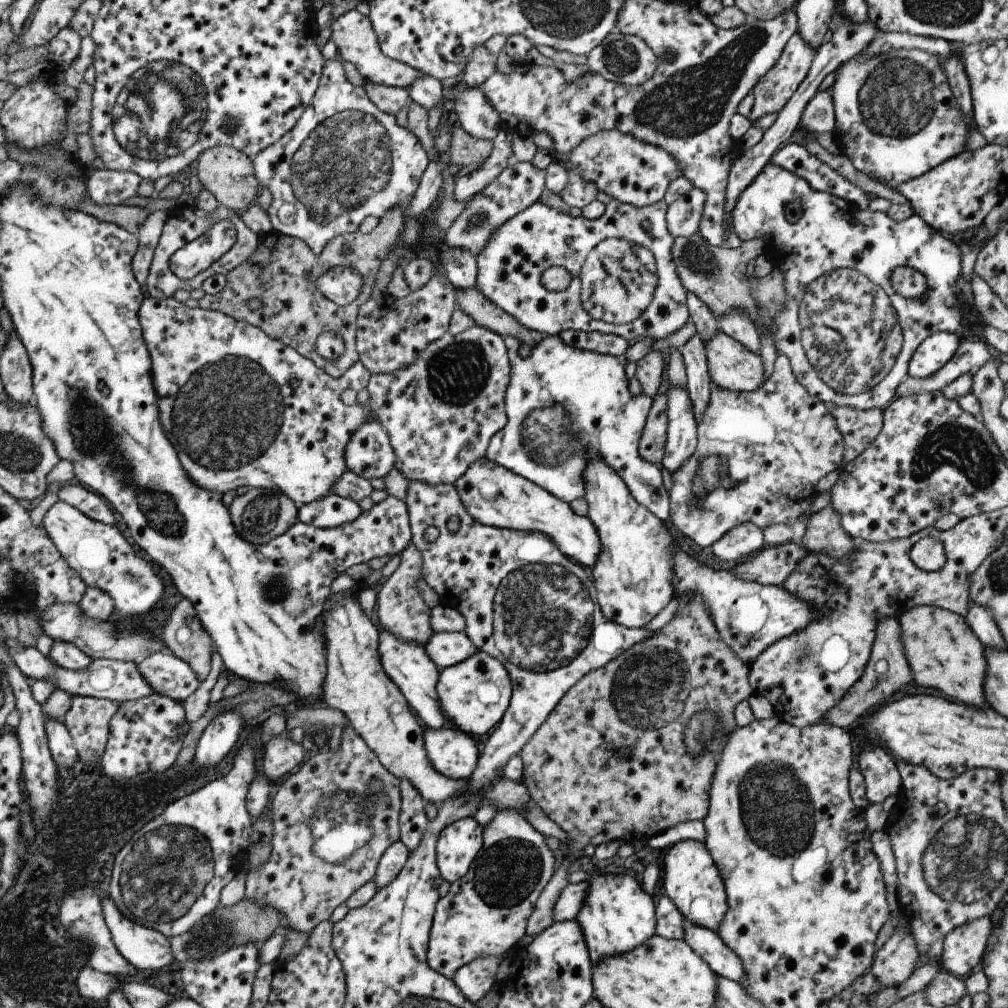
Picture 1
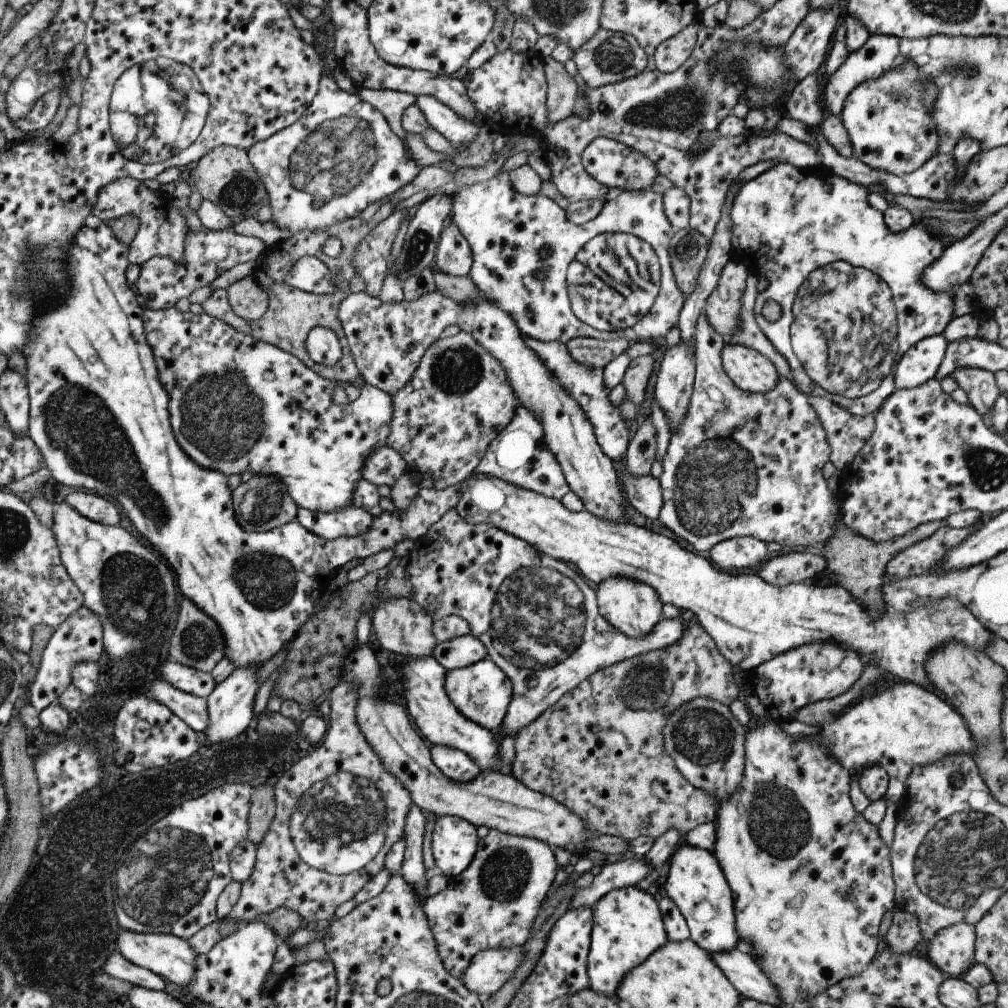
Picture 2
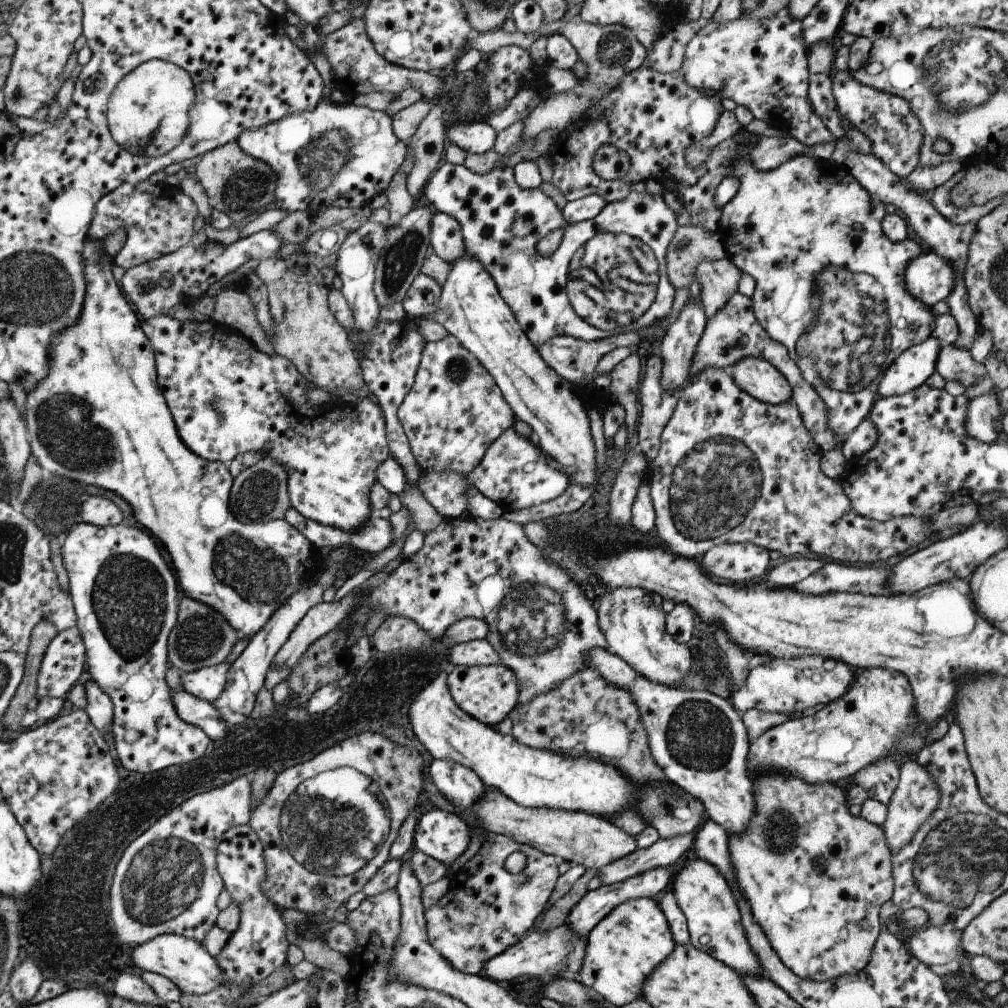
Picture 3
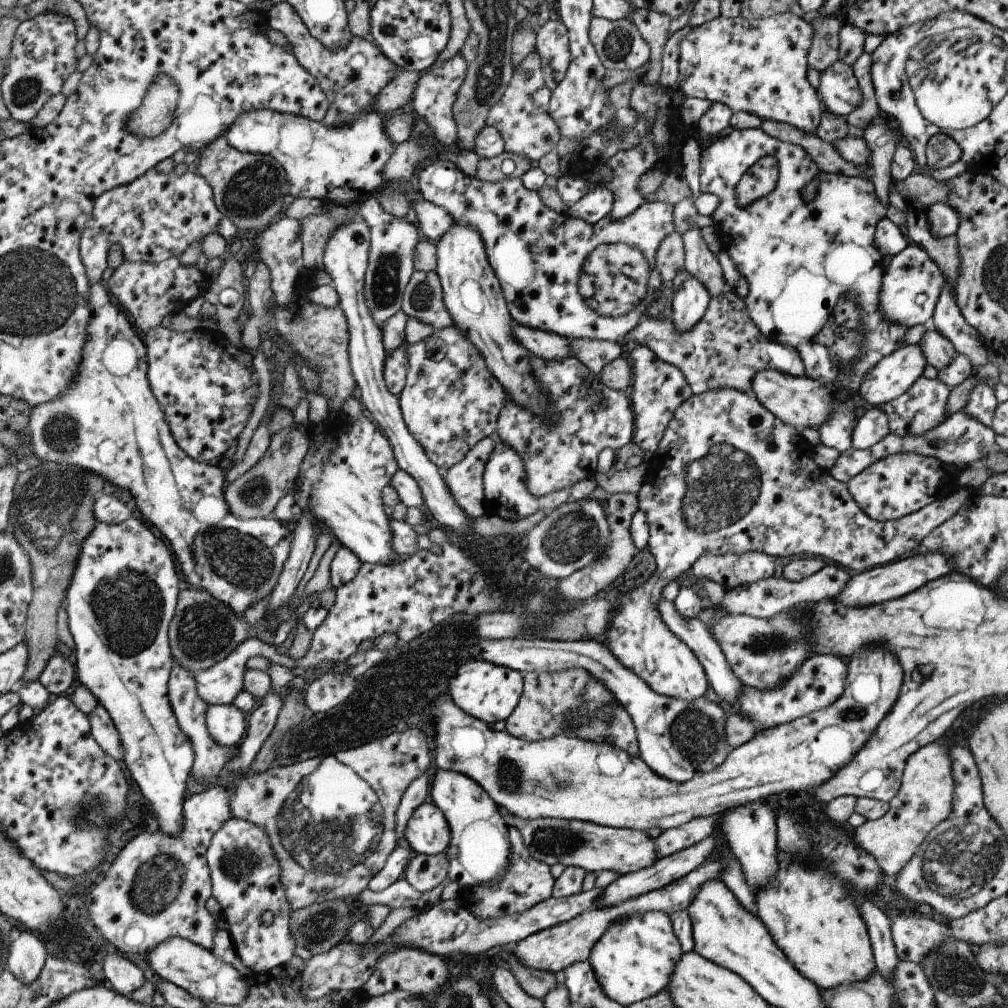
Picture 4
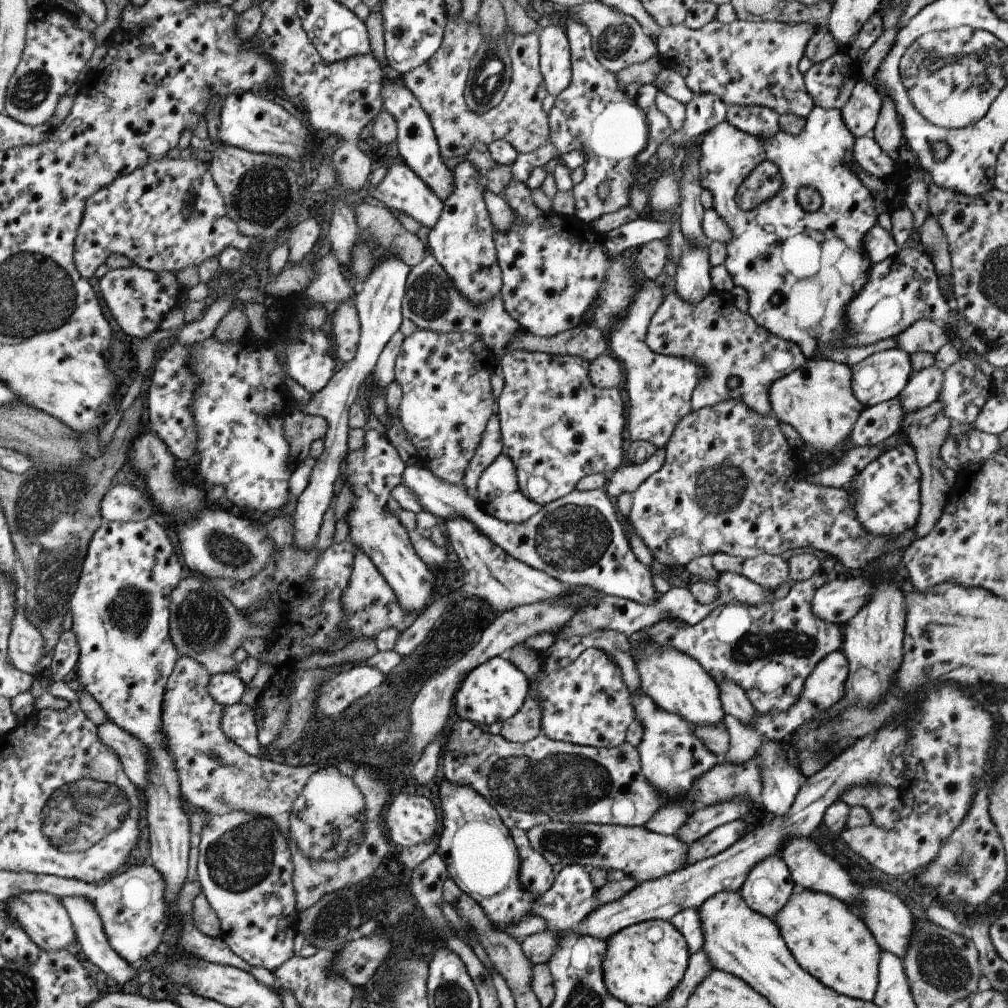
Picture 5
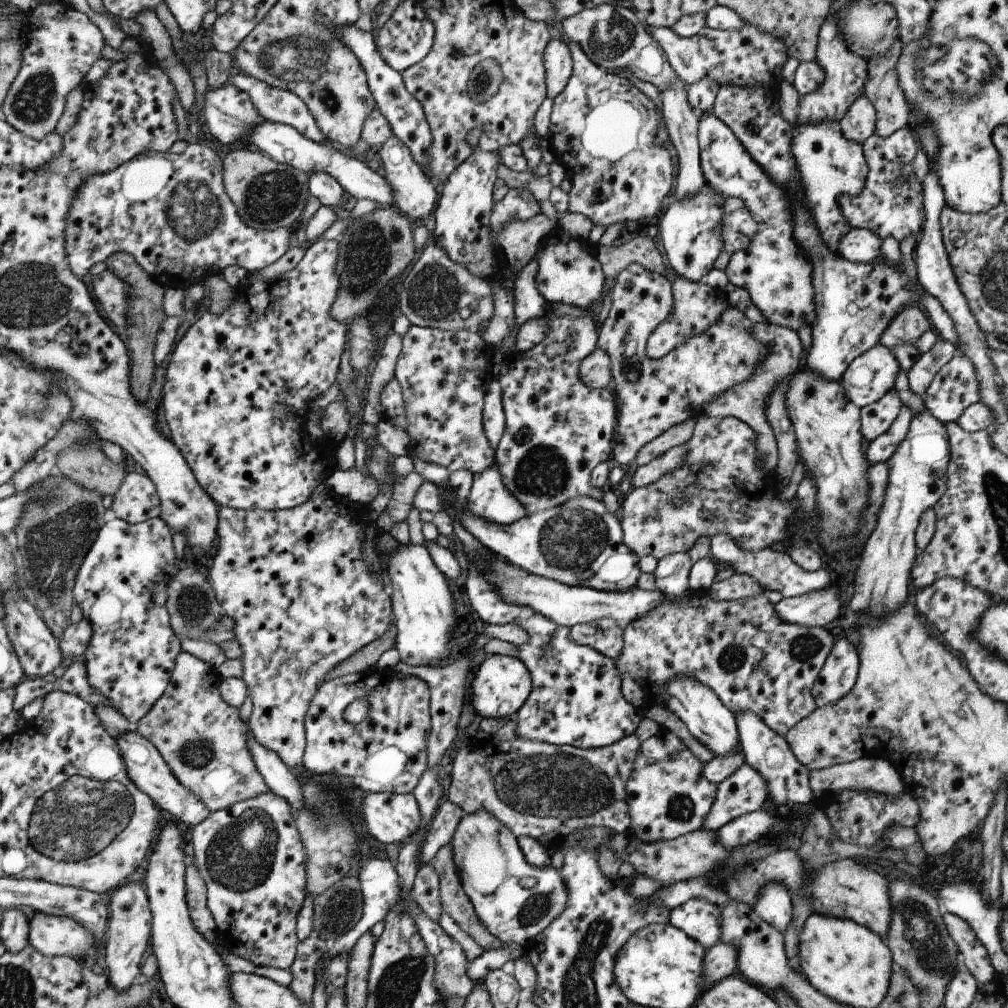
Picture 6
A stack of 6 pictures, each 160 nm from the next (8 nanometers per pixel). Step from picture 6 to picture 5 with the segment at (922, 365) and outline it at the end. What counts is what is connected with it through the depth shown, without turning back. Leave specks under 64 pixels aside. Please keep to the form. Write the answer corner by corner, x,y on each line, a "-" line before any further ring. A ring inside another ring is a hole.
937,367
911,371
904,389
896,396
904,414
916,411
938,400
942,383
942,370

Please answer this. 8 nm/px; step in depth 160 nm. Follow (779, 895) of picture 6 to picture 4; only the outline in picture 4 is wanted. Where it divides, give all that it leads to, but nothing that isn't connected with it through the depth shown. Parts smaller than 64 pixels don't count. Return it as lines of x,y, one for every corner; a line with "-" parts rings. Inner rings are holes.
753,801
737,805
731,809
731,830
729,830
728,848
738,860
746,885
755,892
764,887
775,877
777,868
776,815
762,801

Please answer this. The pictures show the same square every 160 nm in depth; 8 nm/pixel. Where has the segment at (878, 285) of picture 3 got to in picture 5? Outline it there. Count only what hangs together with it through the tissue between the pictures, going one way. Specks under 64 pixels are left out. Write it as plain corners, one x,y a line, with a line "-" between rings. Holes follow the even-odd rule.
814,106
805,118
804,129
797,136
778,130
772,137
760,139
740,131
725,120
701,136
698,144
698,181
703,190
711,193
711,208
731,231
731,238
724,244
725,258
722,264
734,286
741,286
747,293
747,314
773,336
794,342
807,359
822,358
814,353
827,346
843,346
846,328
842,319
846,316
846,304
866,283
873,264
866,255
862,242
863,235
876,224
878,214
872,192
852,170
855,166
852,160
853,141
854,136
847,130
840,110
-
761,161
771,161
777,166
781,175
780,188
769,200
749,211
743,211
733,200
735,190
-
800,186
811,186
819,190
819,210
805,212
799,207
795,194
-
795,234
812,238
813,242
817,242
817,250
820,250
819,270
804,279
793,276
781,261
783,244
789,238
795,238

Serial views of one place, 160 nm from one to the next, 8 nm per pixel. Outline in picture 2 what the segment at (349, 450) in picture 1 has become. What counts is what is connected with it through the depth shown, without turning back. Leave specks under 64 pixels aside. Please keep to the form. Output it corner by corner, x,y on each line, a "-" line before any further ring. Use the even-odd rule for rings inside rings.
386,444
373,449
362,462
361,476
368,483
390,486
404,474
403,459

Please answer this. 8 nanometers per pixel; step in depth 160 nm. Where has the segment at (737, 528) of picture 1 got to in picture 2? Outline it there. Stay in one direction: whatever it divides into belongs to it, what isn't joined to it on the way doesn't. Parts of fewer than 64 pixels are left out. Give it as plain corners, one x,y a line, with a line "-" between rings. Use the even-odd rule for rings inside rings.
731,537
714,544
708,550
709,561
715,568
741,570
757,566
765,554
765,543
755,537

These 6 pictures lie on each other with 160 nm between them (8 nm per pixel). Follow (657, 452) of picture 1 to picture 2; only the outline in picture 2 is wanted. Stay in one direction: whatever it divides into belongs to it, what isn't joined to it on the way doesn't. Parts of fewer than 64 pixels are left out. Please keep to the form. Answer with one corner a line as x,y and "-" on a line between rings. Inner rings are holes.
649,416
633,432
633,438
628,442
625,468
632,475
647,475
656,458
656,434

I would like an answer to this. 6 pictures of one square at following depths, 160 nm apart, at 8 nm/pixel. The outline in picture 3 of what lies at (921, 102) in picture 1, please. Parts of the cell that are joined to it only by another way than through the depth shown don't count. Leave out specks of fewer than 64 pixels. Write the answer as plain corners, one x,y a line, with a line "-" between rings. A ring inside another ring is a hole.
832,70
829,74
831,76
830,85
836,104
836,111
847,125
855,127
870,140
871,146
869,154
873,155
877,160
880,160
893,174
896,174
899,179
904,180
918,165
918,154
920,153
920,146
922,145
922,128
918,118
910,109
909,103
900,96
878,91
877,89
869,88
858,83
847,71
835,72

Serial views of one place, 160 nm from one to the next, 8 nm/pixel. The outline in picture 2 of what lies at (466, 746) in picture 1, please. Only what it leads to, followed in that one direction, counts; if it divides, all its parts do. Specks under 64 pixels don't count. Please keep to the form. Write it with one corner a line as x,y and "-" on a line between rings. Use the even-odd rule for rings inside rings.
432,745
430,749
431,762
446,776
447,779
461,784
477,776
480,768
460,750

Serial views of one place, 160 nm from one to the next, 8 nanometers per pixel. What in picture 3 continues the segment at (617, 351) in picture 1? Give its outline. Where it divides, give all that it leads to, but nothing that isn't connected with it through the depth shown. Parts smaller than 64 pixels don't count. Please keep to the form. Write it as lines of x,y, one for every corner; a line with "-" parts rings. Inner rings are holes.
627,330
593,342
584,341
567,335
557,335
551,337
542,345
535,346
535,348
538,350
542,361
545,362
550,369
553,369
561,378
568,380
572,385
588,395
592,380
595,376
594,373
597,363
601,360
601,357
605,356
605,353
611,352
613,349
619,347
629,347
637,350
639,338
640,337
638,337
635,332

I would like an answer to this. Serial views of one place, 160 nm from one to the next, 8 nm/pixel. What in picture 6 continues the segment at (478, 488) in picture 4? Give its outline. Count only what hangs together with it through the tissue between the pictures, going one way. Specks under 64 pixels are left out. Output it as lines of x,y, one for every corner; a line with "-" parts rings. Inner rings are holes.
493,378
488,383
482,404
482,429
493,450
505,430
501,391
498,378

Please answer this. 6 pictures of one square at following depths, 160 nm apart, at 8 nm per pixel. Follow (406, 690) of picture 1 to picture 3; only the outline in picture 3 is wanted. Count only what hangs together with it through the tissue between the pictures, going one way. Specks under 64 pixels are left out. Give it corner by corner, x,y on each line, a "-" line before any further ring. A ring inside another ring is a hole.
439,671
437,676
415,696
415,700
412,700
410,707
408,708
408,719
412,728
411,735
415,735
418,740
423,744
423,748
429,752
431,758
433,759
447,759
450,760
451,763
458,762
467,768
470,768
477,776
479,780
484,785
489,785
490,788
500,790
501,794
504,794
507,798
513,800
514,803
524,807
533,807
537,808
549,808
549,809
561,809
568,811
581,811
586,813
591,813
593,815
597,815
601,818
609,818
612,817
615,813
624,813
625,809
629,809
630,811
635,811
638,814
638,817
642,818
642,821
647,821
658,834
659,839
672,839
673,837
680,837
684,834
689,834
691,832
695,832
697,827
701,825
701,820
703,820
704,808
702,804
695,798
692,797
689,792
683,795
677,795
674,791
671,791
668,787
665,789
662,788
662,785
653,785
652,783
646,783
645,785
633,785
622,775
614,766
599,762
595,759
589,759
588,756
571,756
571,755
558,755
549,750
542,751
539,749
532,749
526,746
523,746
521,743
518,743
516,740
513,740
511,735
501,735
499,731
496,730
495,727
490,727
474,718
471,718
468,714
465,714
454,702
451,698
447,683
446,683
446,675
443,671

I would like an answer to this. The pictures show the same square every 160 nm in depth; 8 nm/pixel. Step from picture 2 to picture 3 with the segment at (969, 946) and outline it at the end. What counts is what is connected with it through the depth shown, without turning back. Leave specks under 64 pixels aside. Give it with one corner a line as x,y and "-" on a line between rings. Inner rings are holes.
951,923
925,926
909,938
909,952
919,962
929,966
943,966
964,955
960,941
961,931

